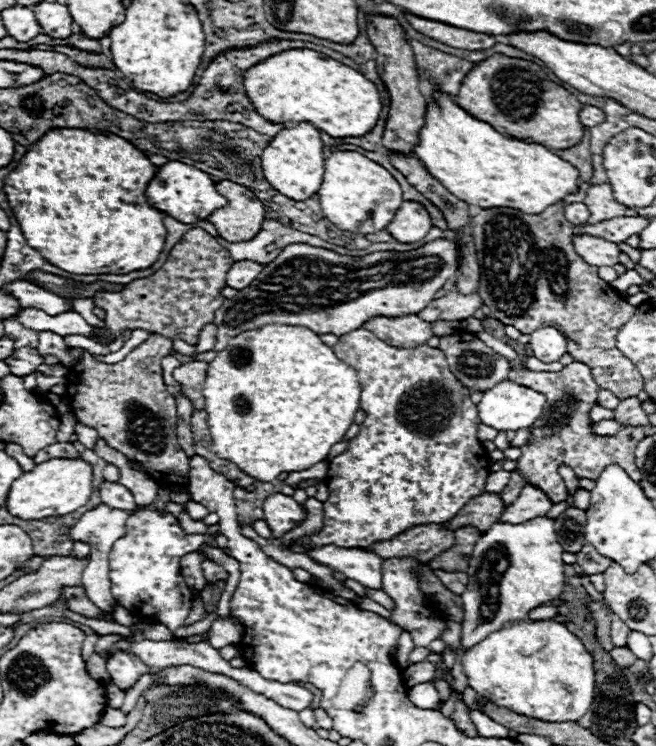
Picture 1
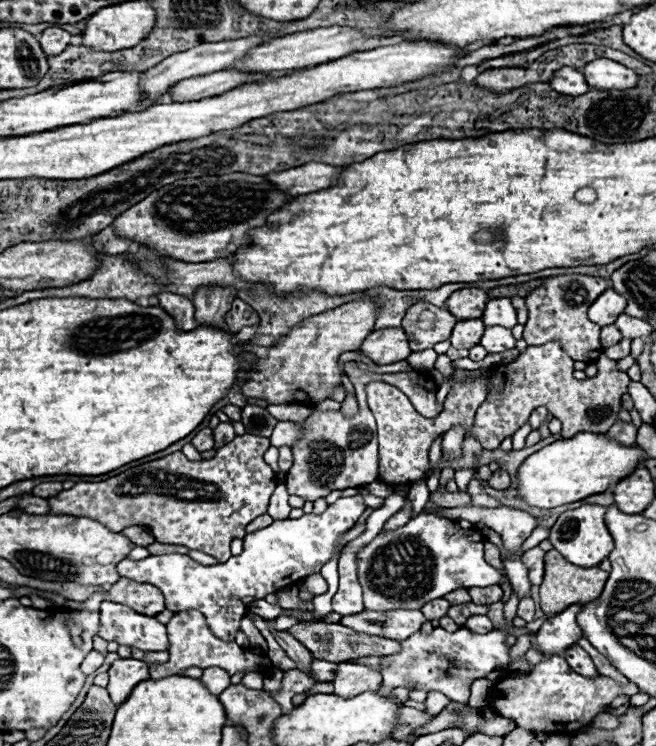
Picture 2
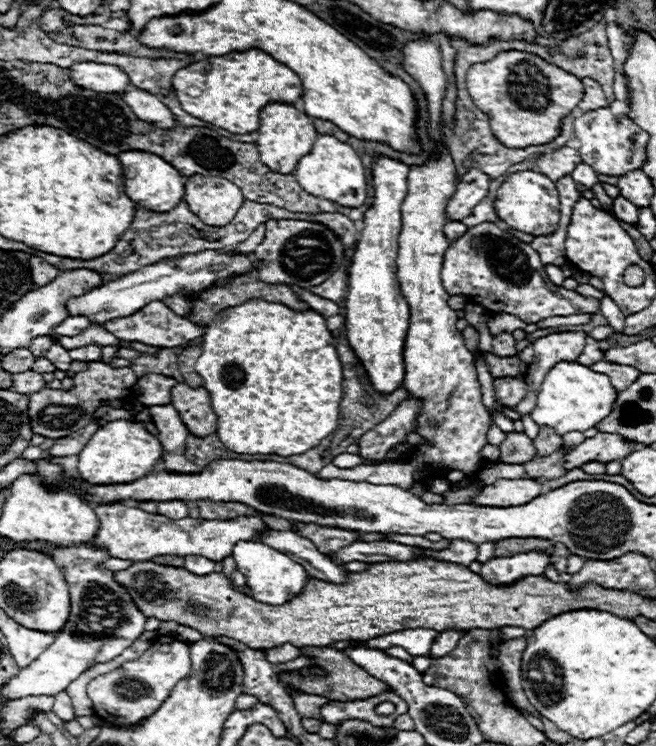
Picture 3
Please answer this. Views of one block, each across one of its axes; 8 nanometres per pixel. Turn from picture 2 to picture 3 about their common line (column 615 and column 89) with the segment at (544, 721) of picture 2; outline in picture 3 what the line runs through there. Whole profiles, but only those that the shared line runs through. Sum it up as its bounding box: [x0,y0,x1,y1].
[86,638,190,726]

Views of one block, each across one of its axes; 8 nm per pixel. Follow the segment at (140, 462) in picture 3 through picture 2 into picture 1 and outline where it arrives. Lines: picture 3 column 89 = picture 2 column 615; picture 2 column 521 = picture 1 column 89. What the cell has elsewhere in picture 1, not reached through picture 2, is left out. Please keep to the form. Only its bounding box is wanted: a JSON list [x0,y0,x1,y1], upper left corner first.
[6,458,92,520]

